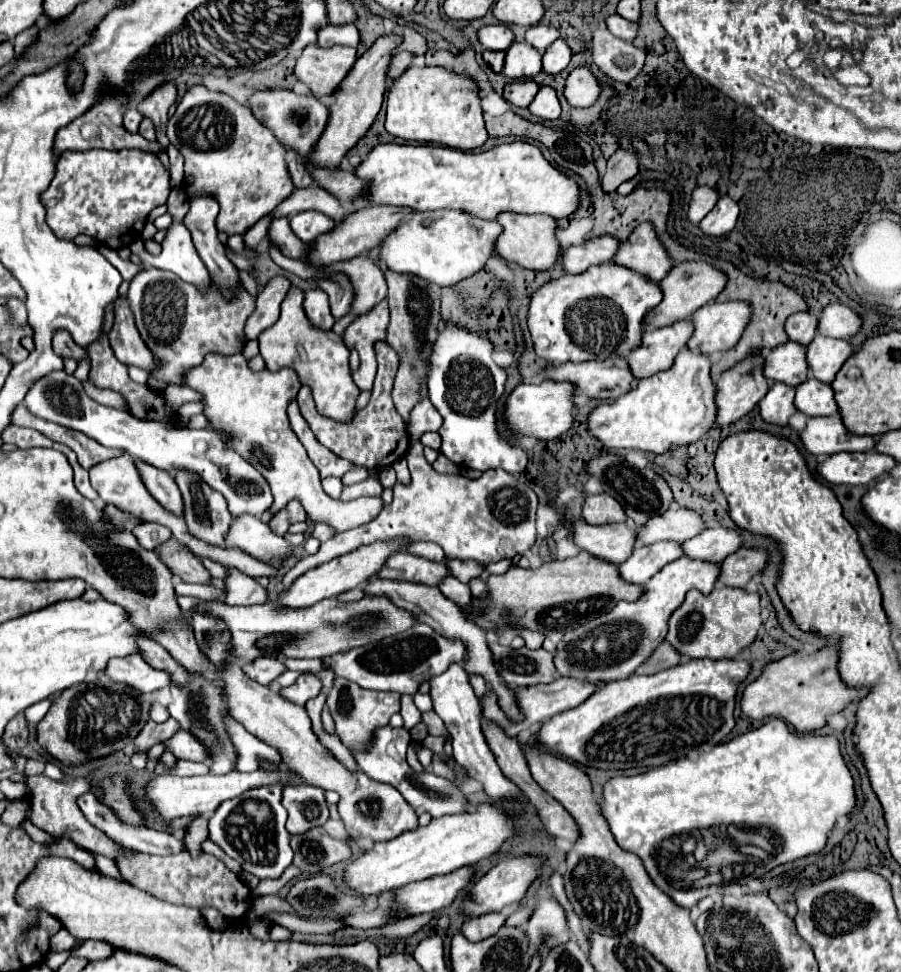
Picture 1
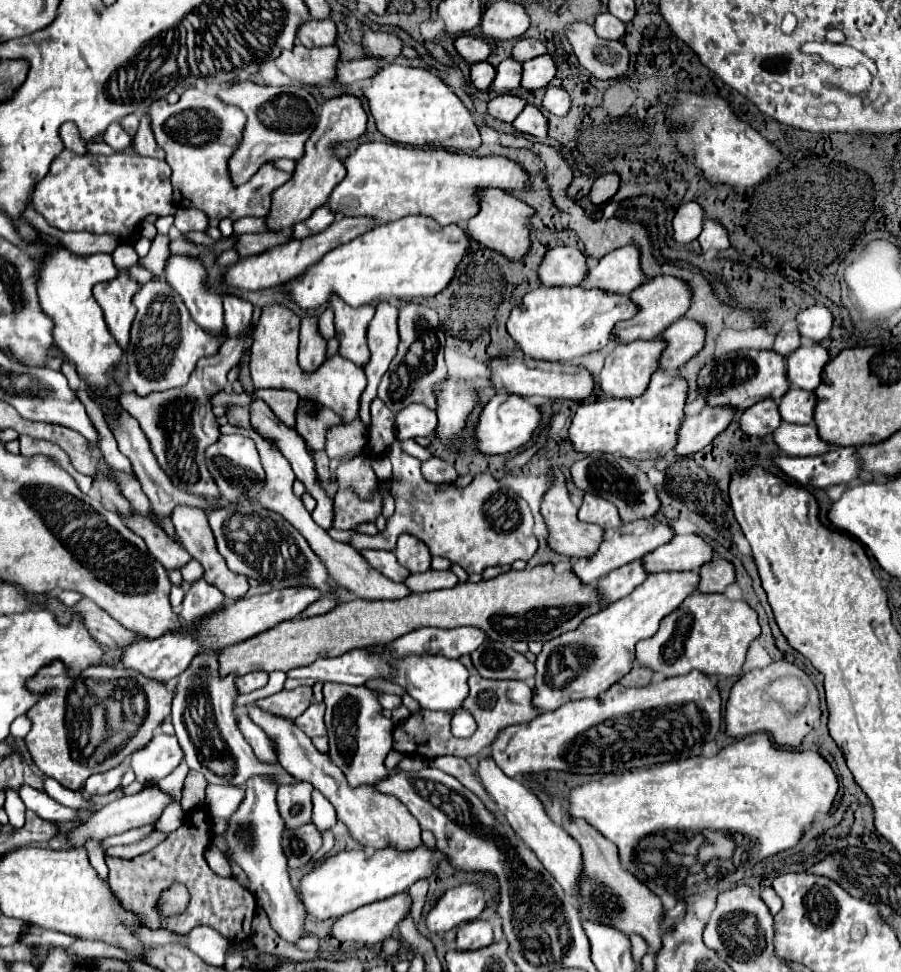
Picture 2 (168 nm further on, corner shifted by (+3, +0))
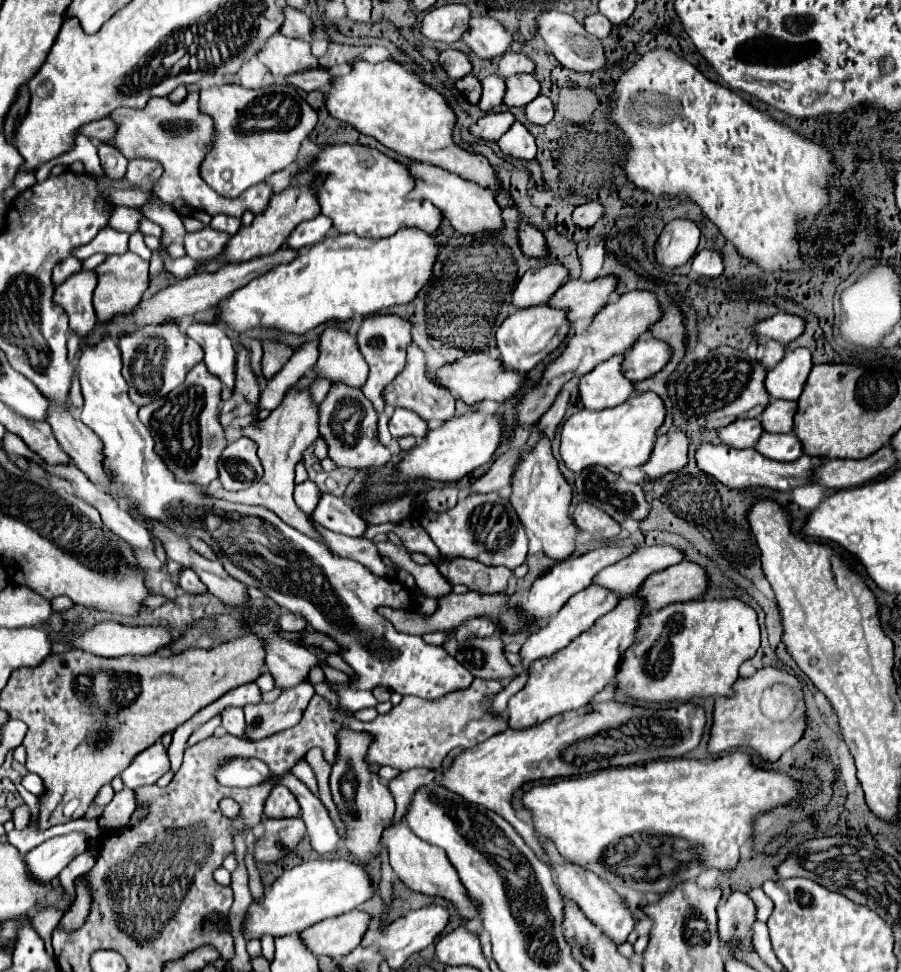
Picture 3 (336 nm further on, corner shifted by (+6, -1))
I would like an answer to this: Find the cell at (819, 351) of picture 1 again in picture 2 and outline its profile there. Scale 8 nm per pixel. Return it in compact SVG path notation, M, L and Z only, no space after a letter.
M807 343L787 355L787 377L791 387L815 391L821 381L823 365L831 359L829 351L819 343Z

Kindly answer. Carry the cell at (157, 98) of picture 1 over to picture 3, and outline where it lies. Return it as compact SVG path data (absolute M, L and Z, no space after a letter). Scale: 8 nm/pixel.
M132 160L128 162L128 172L126 178L132 182L134 188L148 190L162 174L162 166L152 160Z

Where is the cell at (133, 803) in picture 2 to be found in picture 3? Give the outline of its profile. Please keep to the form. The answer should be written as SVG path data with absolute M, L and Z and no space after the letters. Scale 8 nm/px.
M74 832L74 834L56 836L56 838L42 842L40 846L36 846L24 856L28 874L36 882L48 884L54 876L58 876L70 864L74 856L86 850L86 840L88 838L84 834Z

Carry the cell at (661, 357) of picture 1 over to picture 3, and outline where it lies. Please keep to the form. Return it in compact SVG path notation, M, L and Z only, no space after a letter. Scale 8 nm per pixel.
M612 356L580 378L580 400L586 410L604 410L626 402L636 394L634 382L622 374L622 358Z

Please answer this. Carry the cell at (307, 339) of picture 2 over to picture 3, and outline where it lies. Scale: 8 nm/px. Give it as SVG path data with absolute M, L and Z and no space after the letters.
M290 388L288 394L284 396L282 404L276 410L272 410L268 414L268 418L260 420L256 426L242 428L242 434L252 438L258 444L258 456L260 456L262 466L264 466L264 478L256 486L252 486L248 490L240 490L236 494L226 492L226 490L208 492L208 494L216 496L216 498L230 500L230 502L264 506L264 508L272 510L274 514L278 514L292 528L296 528L296 530L320 540L320 536L314 530L310 518L294 504L294 498L292 498L294 466L302 458L302 452L318 438L318 414L316 414L316 410L318 410L318 406L312 402L310 390L294 390L294 388Z

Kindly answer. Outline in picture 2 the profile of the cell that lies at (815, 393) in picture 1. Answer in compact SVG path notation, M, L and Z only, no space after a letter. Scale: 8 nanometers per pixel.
M789 389L779 403L779 413L787 423L813 423L815 401L815 391L807 393L803 389Z

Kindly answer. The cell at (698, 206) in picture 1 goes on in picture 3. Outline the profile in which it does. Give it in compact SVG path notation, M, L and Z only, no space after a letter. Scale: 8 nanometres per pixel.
M674 220L666 224L656 242L656 262L666 268L678 268L686 264L698 248L700 230L690 220Z

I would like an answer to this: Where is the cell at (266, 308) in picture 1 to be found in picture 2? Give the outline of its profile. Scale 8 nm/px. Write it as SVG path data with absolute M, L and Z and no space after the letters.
M225 339L217 355L199 359L199 365L191 373L191 379L185 387L151 393L147 397L125 391L123 397L119 397L121 407L131 413L145 431L151 443L151 451L155 453L161 469L171 477L175 485L179 485L179 489L187 493L219 499L219 489L215 487L215 481L207 471L203 457L203 451L219 437L219 425L215 421L215 415L211 413L209 397L227 387L227 373L233 365L239 363L239 357L243 357L243 345L239 345L239 341Z

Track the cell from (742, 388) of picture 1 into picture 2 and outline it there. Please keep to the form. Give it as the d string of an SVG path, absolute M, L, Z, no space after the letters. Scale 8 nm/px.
M705 405L699 415L685 417L679 429L675 453L689 455L689 453L701 451L715 439L715 435L719 435L729 427L735 415L737 415L737 409L731 409L731 405L727 405L727 409L715 409Z

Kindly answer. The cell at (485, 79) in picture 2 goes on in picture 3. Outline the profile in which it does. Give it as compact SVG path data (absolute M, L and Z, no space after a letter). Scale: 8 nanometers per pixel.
M472 74L460 78L460 80L456 82L456 90L458 90L470 104L478 104L478 98L480 98L480 82L478 82Z

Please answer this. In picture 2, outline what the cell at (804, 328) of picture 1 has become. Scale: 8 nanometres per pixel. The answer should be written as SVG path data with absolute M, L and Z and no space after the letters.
M779 331L777 333L777 339L775 339L775 345L773 345L773 351L781 353L781 355L789 355L793 353L797 347L801 345L801 337L799 337L799 331Z

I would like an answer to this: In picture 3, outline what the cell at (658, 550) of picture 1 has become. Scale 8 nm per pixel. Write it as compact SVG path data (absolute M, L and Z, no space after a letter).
M588 586L584 588L582 592L574 594L562 608L560 612L556 612L554 616L548 618L548 622L534 634L528 636L528 640L524 642L522 650L520 650L520 666L518 666L518 672L528 672L530 670L530 664L534 660L542 660L542 658L548 658L552 654L556 654L558 650L566 648L576 636L580 636L582 632L586 632L600 616L604 616L606 612L610 612L614 606L618 604L618 596L610 590L604 590L600 586Z

